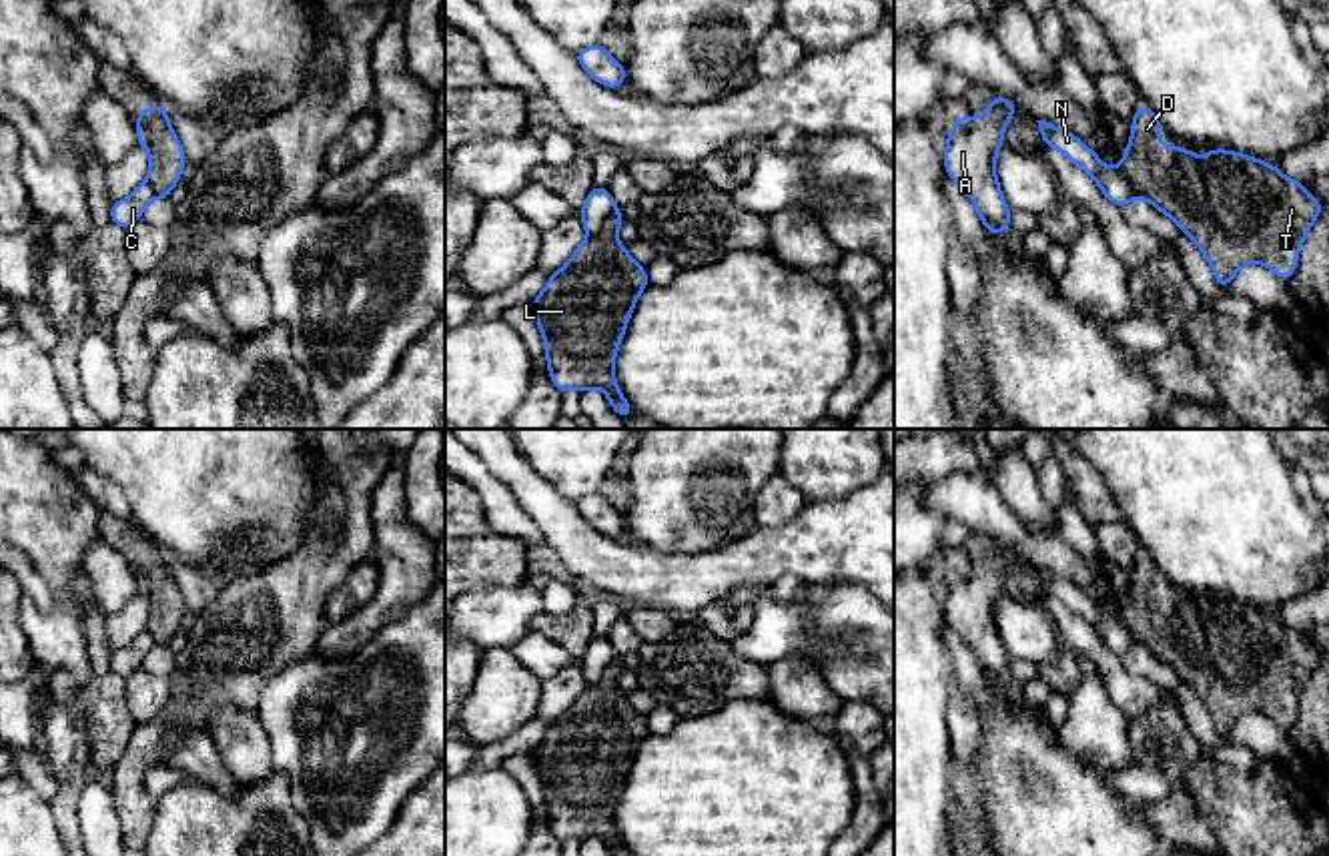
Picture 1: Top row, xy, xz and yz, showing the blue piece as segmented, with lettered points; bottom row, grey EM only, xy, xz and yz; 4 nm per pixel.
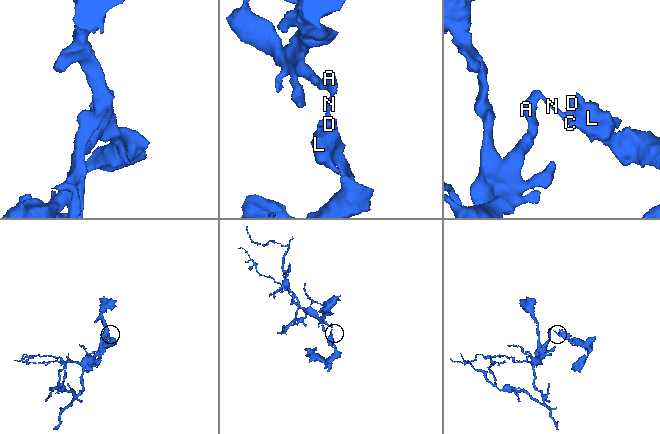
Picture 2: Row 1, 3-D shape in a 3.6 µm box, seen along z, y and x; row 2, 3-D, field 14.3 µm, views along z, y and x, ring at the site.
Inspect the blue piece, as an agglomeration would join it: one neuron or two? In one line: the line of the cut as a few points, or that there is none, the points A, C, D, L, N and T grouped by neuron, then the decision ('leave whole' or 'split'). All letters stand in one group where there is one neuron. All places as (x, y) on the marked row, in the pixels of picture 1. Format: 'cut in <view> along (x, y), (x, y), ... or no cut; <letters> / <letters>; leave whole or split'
cut in xz along (616, 207), (604, 225), (588, 237); A C N / D L T; split

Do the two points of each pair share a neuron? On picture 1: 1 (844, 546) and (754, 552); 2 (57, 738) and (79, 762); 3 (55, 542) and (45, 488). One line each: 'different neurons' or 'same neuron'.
1: same neuron
2: same neuron
3: same neuron

